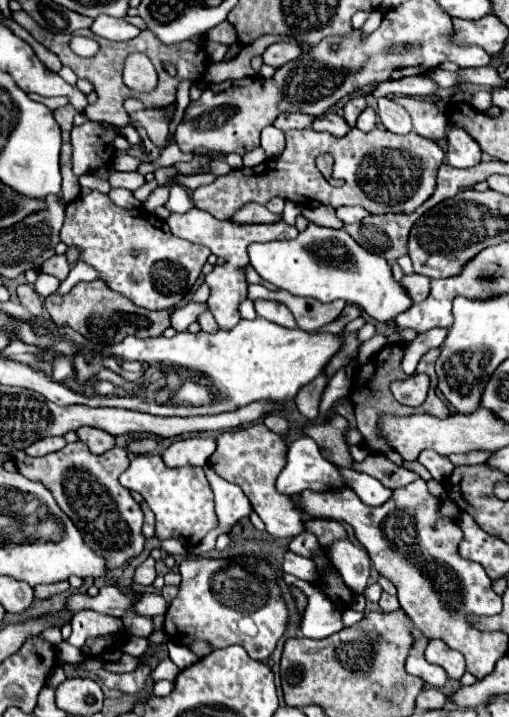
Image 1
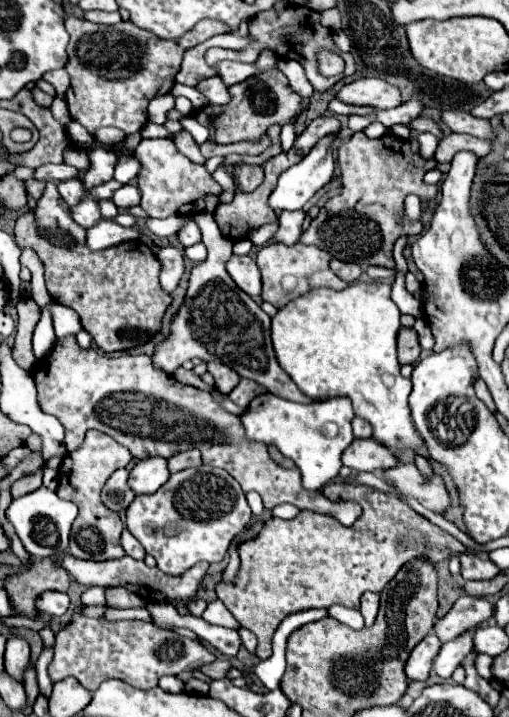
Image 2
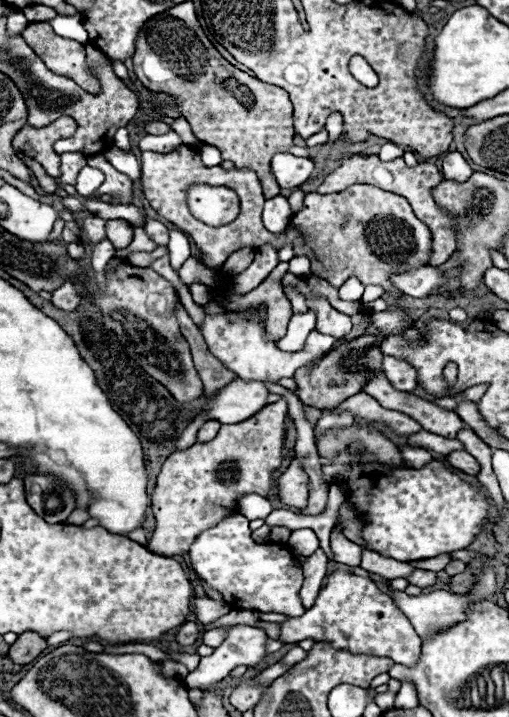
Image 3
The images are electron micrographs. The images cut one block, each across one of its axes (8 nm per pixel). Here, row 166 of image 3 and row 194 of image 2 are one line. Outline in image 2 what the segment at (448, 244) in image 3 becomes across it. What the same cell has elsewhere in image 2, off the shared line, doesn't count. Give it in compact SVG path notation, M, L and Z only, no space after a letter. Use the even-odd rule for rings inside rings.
M418 116L414 122L410 122L408 140L396 138L392 134L368 138L364 132L358 132L348 142L340 144L337 150L339 176L342 180L340 194L324 204L318 218L314 218L310 228L302 232L300 242L320 246L344 262L394 268L394 242L400 236L418 236L422 232L422 218L410 220L404 214L406 196L416 194L422 202L430 202L438 192L436 186L424 182L424 174L436 168L436 158L432 156L430 160L424 160L410 148L410 140L416 140L422 132L432 132L438 140L444 136L434 120Z

